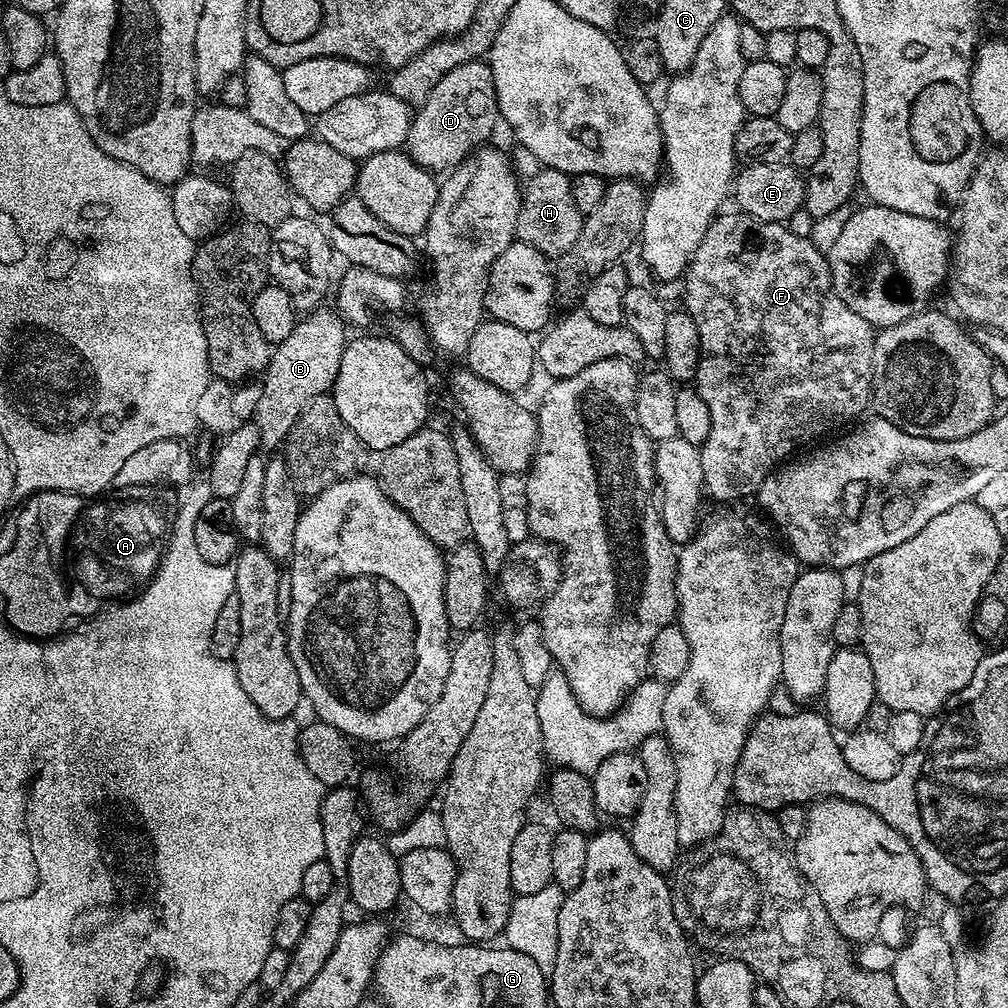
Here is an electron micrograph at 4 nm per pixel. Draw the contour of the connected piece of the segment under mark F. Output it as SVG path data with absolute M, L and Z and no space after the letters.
M739 210L731 211L725 211L712 221L698 250L692 255L688 271L682 277L683 307L694 318L700 339L700 361L696 367L694 387L698 394L702 394L702 402L706 402L706 406L710 409L710 434L706 442L699 445L702 478L707 495L712 495L716 500L740 500L743 496L755 497L764 479L774 471L777 465L787 461L793 455L791 452L795 448L819 441L824 438L819 438L819 436L826 435L831 428L836 428L839 424L846 423L847 420L855 421L857 419L855 416L864 407L867 409L872 399L872 367L874 366L874 342L876 341L876 332L872 324L866 322L862 314L854 314L854 310L850 310L850 306L846 306L846 302L838 298L832 285L832 275L825 253L819 252L813 246L811 239L792 234L787 223L775 224L747 216Z

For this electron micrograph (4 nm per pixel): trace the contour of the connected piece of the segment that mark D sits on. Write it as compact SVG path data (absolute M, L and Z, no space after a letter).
M483 59L466 61L455 66L440 82L424 104L415 109L408 131L406 151L408 157L427 172L451 173L464 163L477 148L487 145L501 119L498 94L494 90L491 63Z

